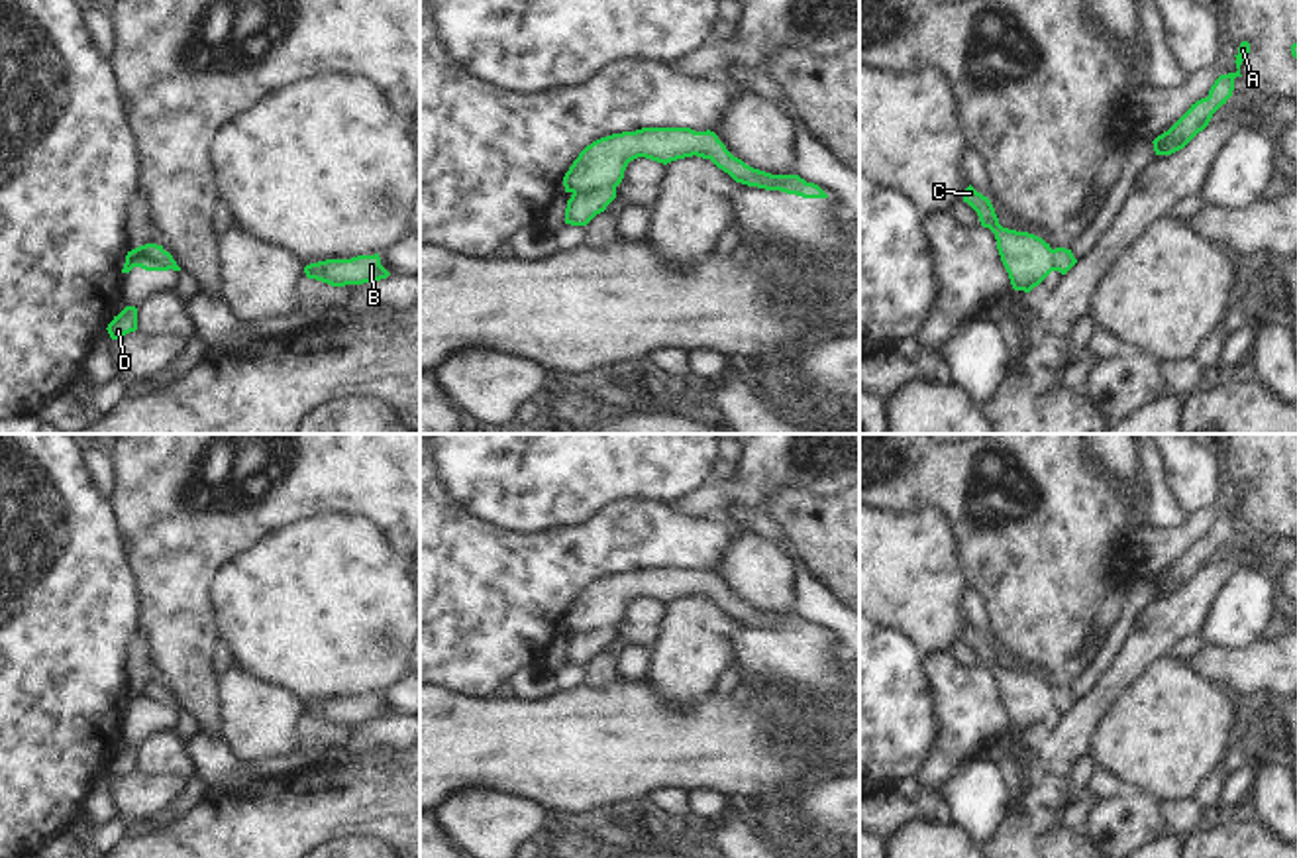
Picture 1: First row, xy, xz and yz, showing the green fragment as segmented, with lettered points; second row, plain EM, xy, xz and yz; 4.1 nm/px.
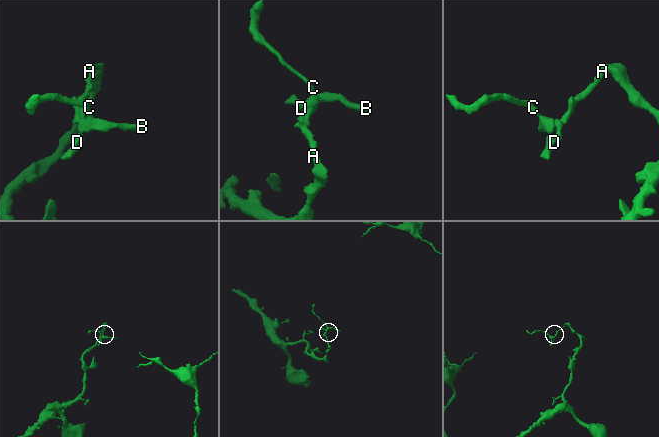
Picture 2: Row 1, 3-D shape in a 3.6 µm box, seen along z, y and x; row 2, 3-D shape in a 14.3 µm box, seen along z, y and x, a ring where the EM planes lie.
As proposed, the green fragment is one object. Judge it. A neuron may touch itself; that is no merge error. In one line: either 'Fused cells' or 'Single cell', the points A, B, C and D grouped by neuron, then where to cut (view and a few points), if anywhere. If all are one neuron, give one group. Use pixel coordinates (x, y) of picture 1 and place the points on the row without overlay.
Fused cells. Groups: A D / B C. Split along xz (615, 627), (573, 633).

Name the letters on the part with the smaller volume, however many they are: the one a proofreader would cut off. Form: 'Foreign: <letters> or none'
Foreign: B, C

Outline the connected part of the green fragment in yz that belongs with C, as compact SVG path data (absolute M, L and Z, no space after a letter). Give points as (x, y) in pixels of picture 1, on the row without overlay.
M971 624L963 630L963 642L977 652L981 666L995 673L1001 701L1014 730L1030 732L1056 711L1050 683L1034 673L1003 668L991 640Z

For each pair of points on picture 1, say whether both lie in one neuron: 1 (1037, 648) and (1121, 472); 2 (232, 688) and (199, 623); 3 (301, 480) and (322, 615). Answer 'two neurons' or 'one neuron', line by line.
1: two neurons
2: two neurons
3: two neurons

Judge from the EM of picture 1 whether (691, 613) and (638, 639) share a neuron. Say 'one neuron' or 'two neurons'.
two neurons

